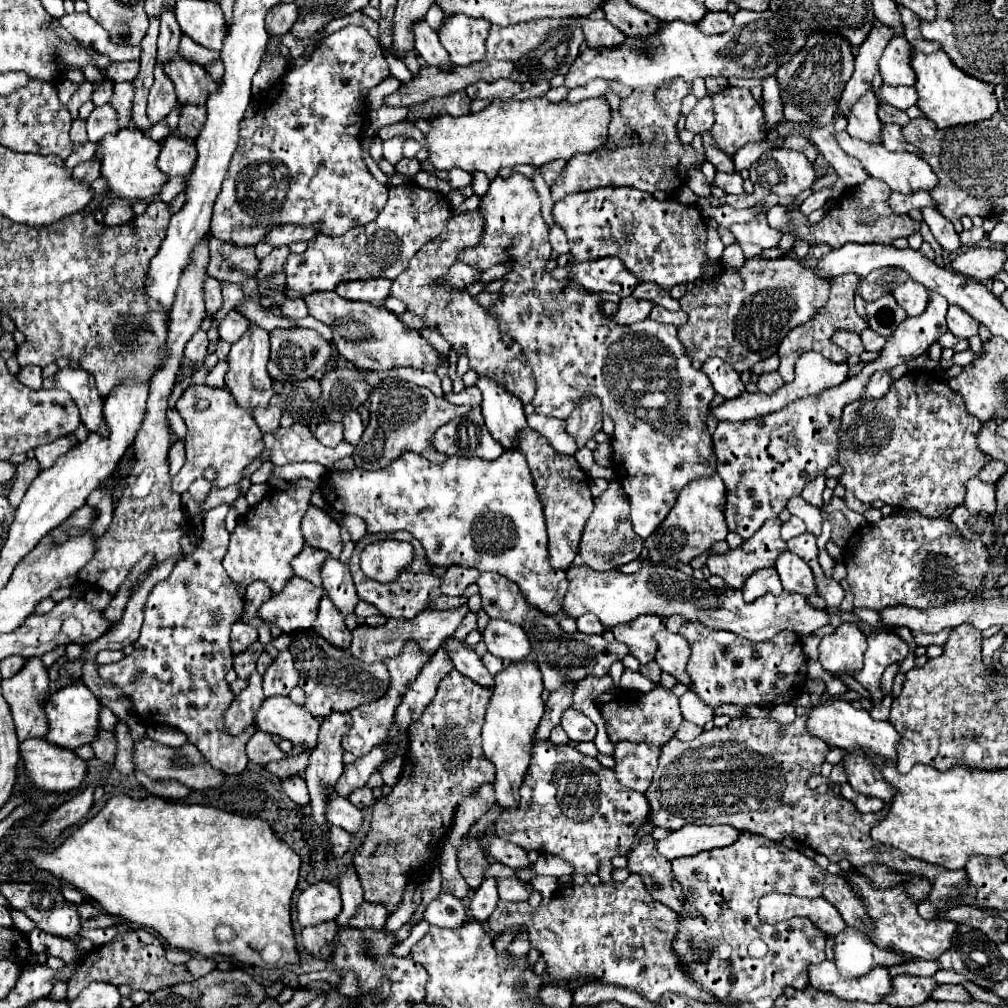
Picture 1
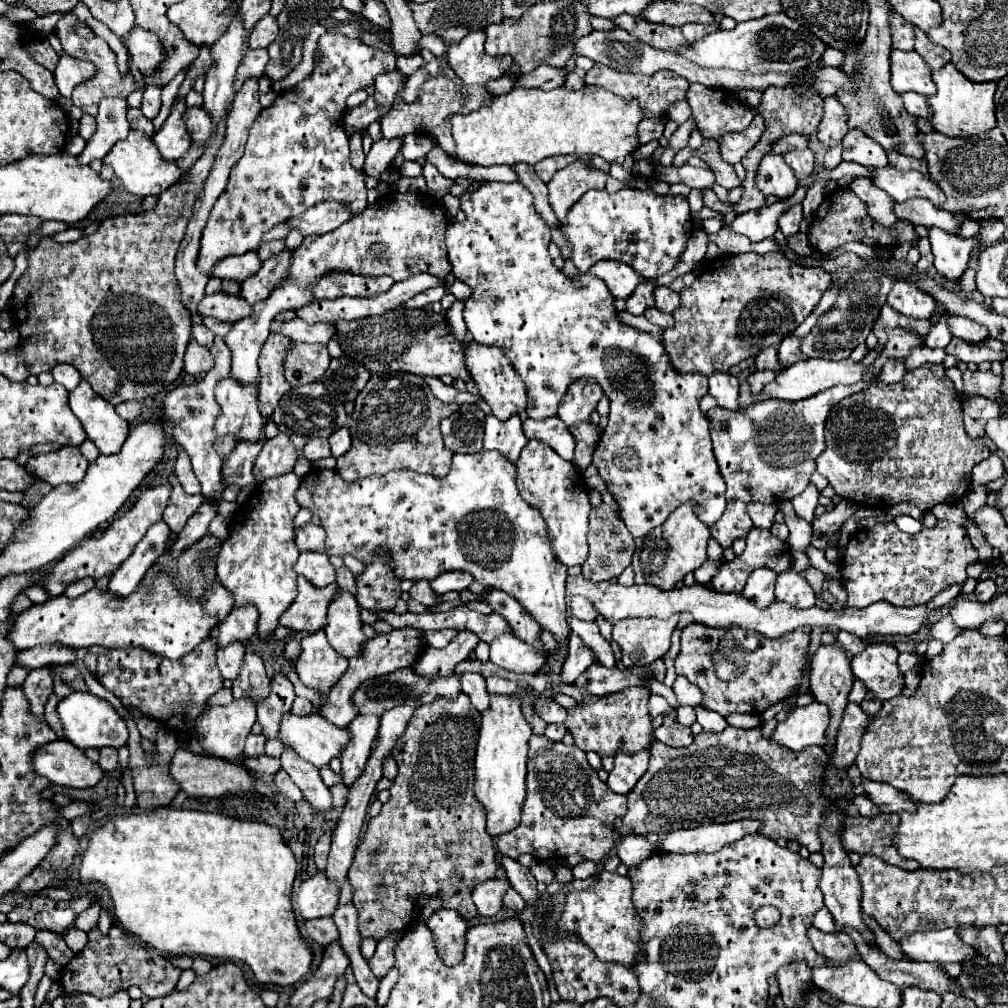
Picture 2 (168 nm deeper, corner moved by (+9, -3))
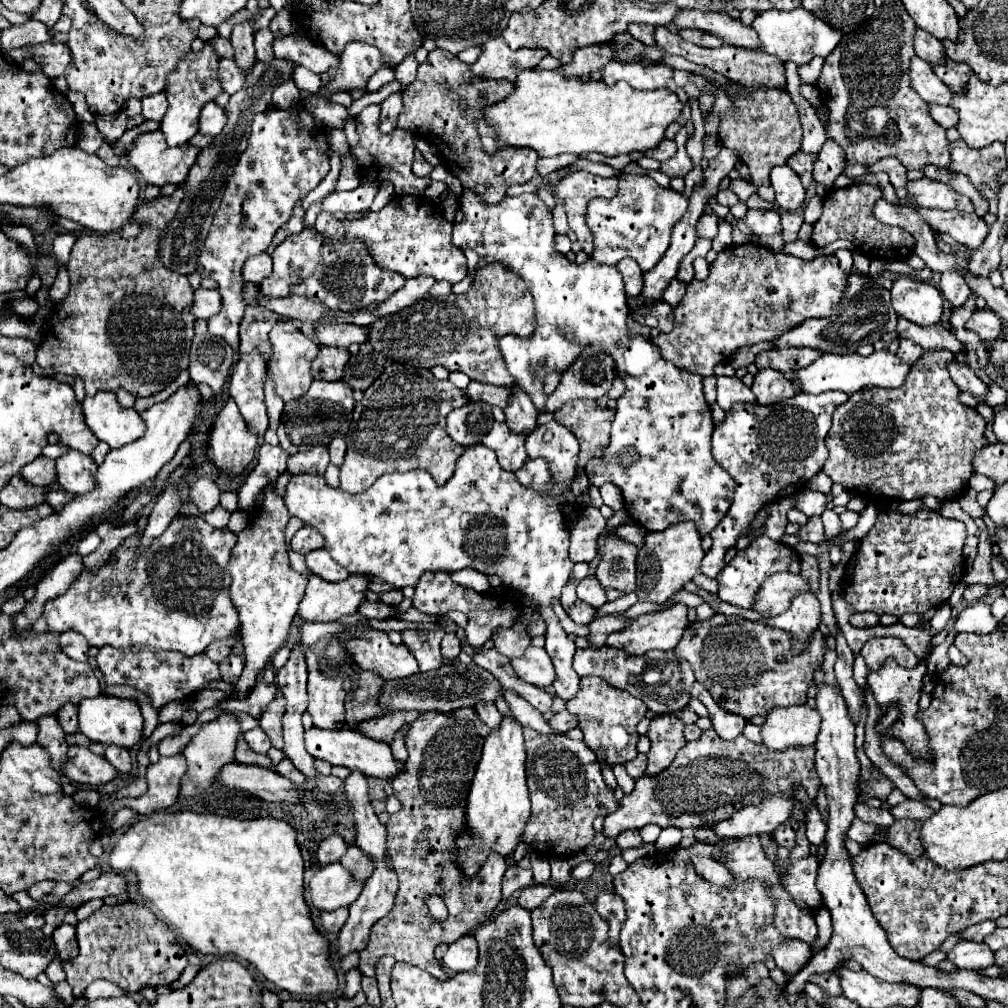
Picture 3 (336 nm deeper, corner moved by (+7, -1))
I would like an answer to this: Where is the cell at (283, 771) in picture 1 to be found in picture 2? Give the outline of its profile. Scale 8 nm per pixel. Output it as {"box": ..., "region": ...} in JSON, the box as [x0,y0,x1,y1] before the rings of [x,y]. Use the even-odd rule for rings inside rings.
{"box":[244,754,282,774],"region":[[[266,754],[258,756],[258,758],[244,758],[244,764],[246,768],[250,768],[252,772],[258,772],[258,774],[276,774],[278,770],[282,770],[280,766],[280,758],[270,758]]]}

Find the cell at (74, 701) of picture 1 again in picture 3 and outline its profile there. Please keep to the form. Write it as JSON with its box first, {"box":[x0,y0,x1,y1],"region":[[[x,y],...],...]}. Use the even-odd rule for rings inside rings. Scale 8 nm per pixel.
{"box":[78,696,144,748],"region":[[[96,696],[88,698],[78,706],[80,730],[92,740],[100,744],[116,744],[124,748],[132,748],[142,740],[144,718],[140,714],[140,706],[134,698],[116,698],[116,696]]]}

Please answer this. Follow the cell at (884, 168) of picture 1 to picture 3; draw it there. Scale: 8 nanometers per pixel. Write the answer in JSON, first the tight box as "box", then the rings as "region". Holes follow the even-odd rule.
{"box":[906,178,974,212],"region":[[[922,178],[906,184],[908,200],[918,202],[924,208],[940,208],[940,210],[960,210],[960,212],[974,212],[970,198],[958,194],[948,184]]]}

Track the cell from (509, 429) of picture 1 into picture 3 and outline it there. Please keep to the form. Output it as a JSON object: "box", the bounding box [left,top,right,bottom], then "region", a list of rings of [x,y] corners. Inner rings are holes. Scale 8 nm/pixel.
{"box":[482,422,528,472],"region":[[[494,422],[492,430],[484,436],[482,444],[496,452],[498,462],[502,464],[504,470],[516,472],[528,460],[528,454],[526,454],[526,448],[524,448],[524,436],[512,434],[506,424]]]}

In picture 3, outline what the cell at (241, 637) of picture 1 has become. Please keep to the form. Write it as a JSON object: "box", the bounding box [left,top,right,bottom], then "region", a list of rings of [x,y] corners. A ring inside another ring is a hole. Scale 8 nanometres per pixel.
{"box":[220,654,244,684],"region":[[[230,654],[224,662],[220,662],[220,676],[224,682],[234,684],[240,678],[242,668],[244,668],[244,660],[238,654]]]}

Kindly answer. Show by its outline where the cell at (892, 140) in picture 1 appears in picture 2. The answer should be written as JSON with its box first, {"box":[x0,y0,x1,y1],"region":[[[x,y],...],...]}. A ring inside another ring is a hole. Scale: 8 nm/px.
{"box":[888,150,928,176],"region":[[[890,150],[888,160],[892,166],[896,166],[900,170],[920,170],[924,176],[928,176],[926,160],[918,160],[918,158],[910,158],[906,154],[898,154],[898,150]]]}

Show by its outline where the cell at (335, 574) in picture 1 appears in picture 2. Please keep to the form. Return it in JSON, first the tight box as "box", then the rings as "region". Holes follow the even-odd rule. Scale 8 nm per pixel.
{"box":[324,588,366,658],"region":[[[338,588],[338,598],[330,602],[328,624],[324,632],[328,636],[330,646],[338,650],[342,656],[352,658],[358,654],[360,642],[364,642],[366,636],[362,634],[360,606],[350,592]]]}

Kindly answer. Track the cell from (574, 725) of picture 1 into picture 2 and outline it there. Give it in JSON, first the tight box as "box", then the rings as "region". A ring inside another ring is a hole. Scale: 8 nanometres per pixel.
{"box":[534,696,568,724],"region":[[[536,696],[534,698],[534,708],[542,716],[544,722],[548,724],[564,724],[568,718],[568,710],[558,706],[552,698],[548,696]]]}

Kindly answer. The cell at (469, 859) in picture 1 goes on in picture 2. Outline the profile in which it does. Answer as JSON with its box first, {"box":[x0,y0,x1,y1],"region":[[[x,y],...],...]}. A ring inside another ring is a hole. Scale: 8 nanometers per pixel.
{"box":[348,692,498,940],"region":[[[460,692],[456,698],[446,698],[446,696],[442,696],[442,698],[432,700],[430,704],[422,704],[422,706],[414,712],[414,716],[410,718],[404,736],[396,742],[396,748],[394,748],[392,756],[394,756],[394,760],[396,760],[396,764],[398,764],[398,776],[394,778],[392,788],[390,788],[392,796],[390,796],[390,800],[382,806],[382,812],[380,812],[378,816],[370,818],[368,828],[366,828],[366,832],[364,832],[364,838],[362,838],[360,846],[356,848],[354,862],[352,862],[350,870],[348,870],[348,882],[350,882],[352,890],[354,890],[352,902],[354,902],[354,906],[356,906],[358,914],[360,914],[360,934],[362,934],[362,938],[376,938],[376,940],[382,940],[382,938],[384,938],[388,932],[392,932],[392,930],[406,930],[408,926],[412,926],[412,924],[418,920],[424,902],[410,902],[408,898],[416,900],[416,898],[440,896],[442,902],[444,902],[442,906],[458,910],[464,920],[472,920],[472,918],[476,916],[476,906],[474,906],[474,902],[472,902],[472,898],[470,898],[472,888],[474,888],[478,882],[484,882],[484,880],[494,878],[494,872],[496,872],[496,868],[498,868],[498,864],[496,864],[494,840],[492,840],[490,834],[486,834],[486,810],[484,810],[484,806],[478,802],[478,798],[476,798],[476,794],[474,794],[474,752],[476,752],[478,728],[480,728],[480,712],[474,710],[470,698],[468,698],[464,692]]]}

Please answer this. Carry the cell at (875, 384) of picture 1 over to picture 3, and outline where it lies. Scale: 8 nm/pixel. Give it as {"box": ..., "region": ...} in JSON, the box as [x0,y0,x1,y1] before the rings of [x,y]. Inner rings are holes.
{"box":[898,340,924,366],"region":[[[900,340],[898,356],[900,356],[902,360],[906,360],[910,366],[912,366],[920,356],[922,356],[922,352],[924,352],[924,350],[920,350],[918,344],[912,344],[910,340]]]}

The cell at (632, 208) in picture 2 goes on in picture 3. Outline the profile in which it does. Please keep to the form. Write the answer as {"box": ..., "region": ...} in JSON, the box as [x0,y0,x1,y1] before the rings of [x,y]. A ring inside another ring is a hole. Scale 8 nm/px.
{"box":[586,174,688,272],"region":[[[622,174],[620,190],[612,200],[596,198],[588,206],[586,220],[594,236],[592,260],[598,264],[618,264],[622,258],[634,258],[638,266],[648,272],[668,250],[672,228],[686,208],[688,200],[682,194],[660,188],[650,176]]]}

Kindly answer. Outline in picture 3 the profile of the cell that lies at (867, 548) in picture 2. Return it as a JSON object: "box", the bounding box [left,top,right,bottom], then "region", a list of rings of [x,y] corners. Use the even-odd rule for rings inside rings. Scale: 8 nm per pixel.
{"box":[840,508,966,616],"region":[[[920,508],[912,516],[898,510],[878,512],[876,524],[860,540],[856,554],[846,566],[840,582],[844,600],[856,612],[892,616],[906,612],[924,614],[944,604],[964,574],[964,538],[966,528],[960,520],[944,518],[928,508]]]}

